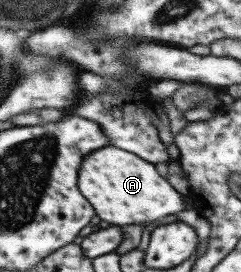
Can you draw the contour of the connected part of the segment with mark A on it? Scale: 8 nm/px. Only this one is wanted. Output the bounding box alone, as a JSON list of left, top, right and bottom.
[77,146,192,226]

